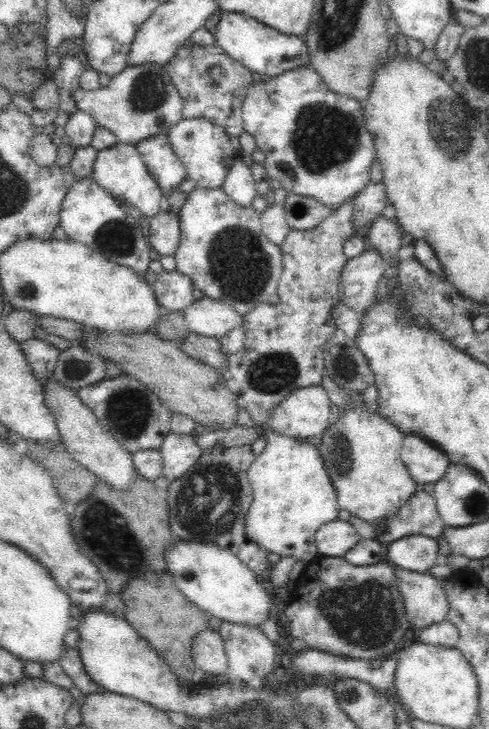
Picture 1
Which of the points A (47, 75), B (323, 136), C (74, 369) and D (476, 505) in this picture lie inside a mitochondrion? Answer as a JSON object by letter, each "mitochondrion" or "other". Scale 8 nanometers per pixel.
{"A":"other","B":"mitochondrion","C":"mitochondrion","D":"mitochondrion"}

